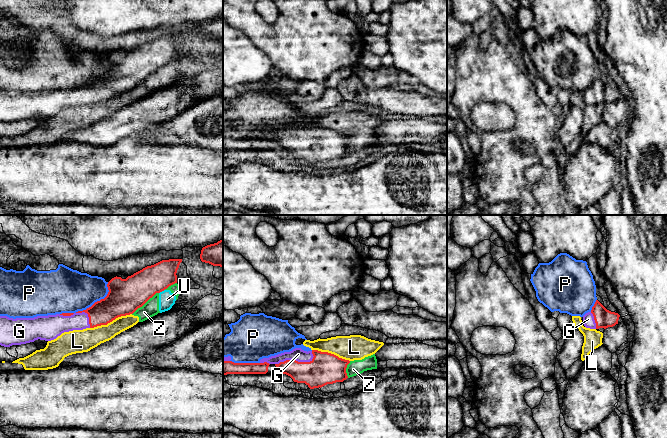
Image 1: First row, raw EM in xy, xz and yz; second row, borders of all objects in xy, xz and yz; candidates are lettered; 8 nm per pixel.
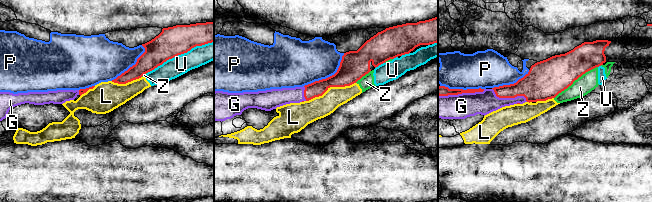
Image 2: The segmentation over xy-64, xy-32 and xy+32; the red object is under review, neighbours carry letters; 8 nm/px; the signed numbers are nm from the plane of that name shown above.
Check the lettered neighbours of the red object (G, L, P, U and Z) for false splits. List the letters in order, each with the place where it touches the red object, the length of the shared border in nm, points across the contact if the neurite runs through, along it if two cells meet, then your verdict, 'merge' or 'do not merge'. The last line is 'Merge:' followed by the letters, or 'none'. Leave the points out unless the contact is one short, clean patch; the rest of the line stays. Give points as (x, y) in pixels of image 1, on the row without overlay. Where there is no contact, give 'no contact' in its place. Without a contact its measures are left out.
G: meets red in xz at (294, 136); contact 320 nm long; merge
L: meets red in xy at (110, 97); contact 360 nm long; do not merge
P: meets red in xy at (97, 77); contact 360 nm long; do not merge
U: meets red in xy at (161, 67); contact 60 nm long; do not merge
Z: meets red in xy at (145, 78); contact 280 nm long; do not merge
Merge: G

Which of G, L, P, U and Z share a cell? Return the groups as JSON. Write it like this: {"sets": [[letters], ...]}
{"sets": [["G"], ["L", "U", "Z"], ["P"]]}

